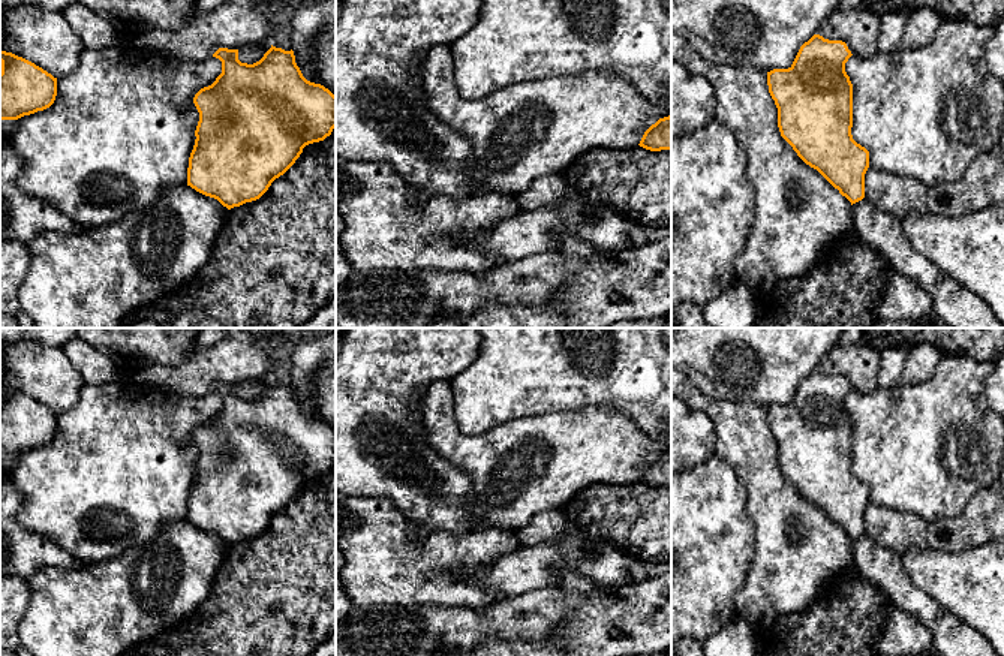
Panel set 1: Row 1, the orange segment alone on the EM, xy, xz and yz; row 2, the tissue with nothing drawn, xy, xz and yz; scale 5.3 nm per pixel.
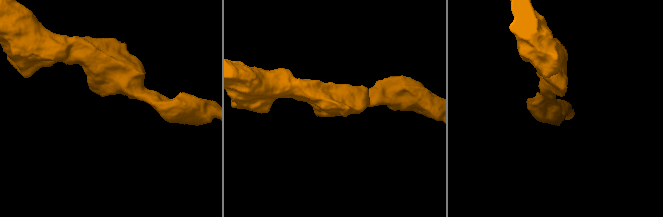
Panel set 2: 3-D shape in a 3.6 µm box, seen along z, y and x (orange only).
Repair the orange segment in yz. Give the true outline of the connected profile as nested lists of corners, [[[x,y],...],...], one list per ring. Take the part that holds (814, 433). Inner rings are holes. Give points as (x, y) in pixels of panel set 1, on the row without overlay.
[[[814,370],[800,382],[788,404],[767,407],[767,421],[778,443],[781,472],[853,541],[865,533],[869,487],[851,470],[853,419],[845,407],[845,398],[851,391],[845,377]]]

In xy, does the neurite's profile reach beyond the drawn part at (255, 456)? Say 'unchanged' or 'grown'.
unchanged

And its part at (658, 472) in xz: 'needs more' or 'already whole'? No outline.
already whole

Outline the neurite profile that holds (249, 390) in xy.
[[[271,377],[259,380],[246,380],[238,385],[238,395],[241,398],[253,400],[264,392],[264,389],[271,383],[271,380]]]

